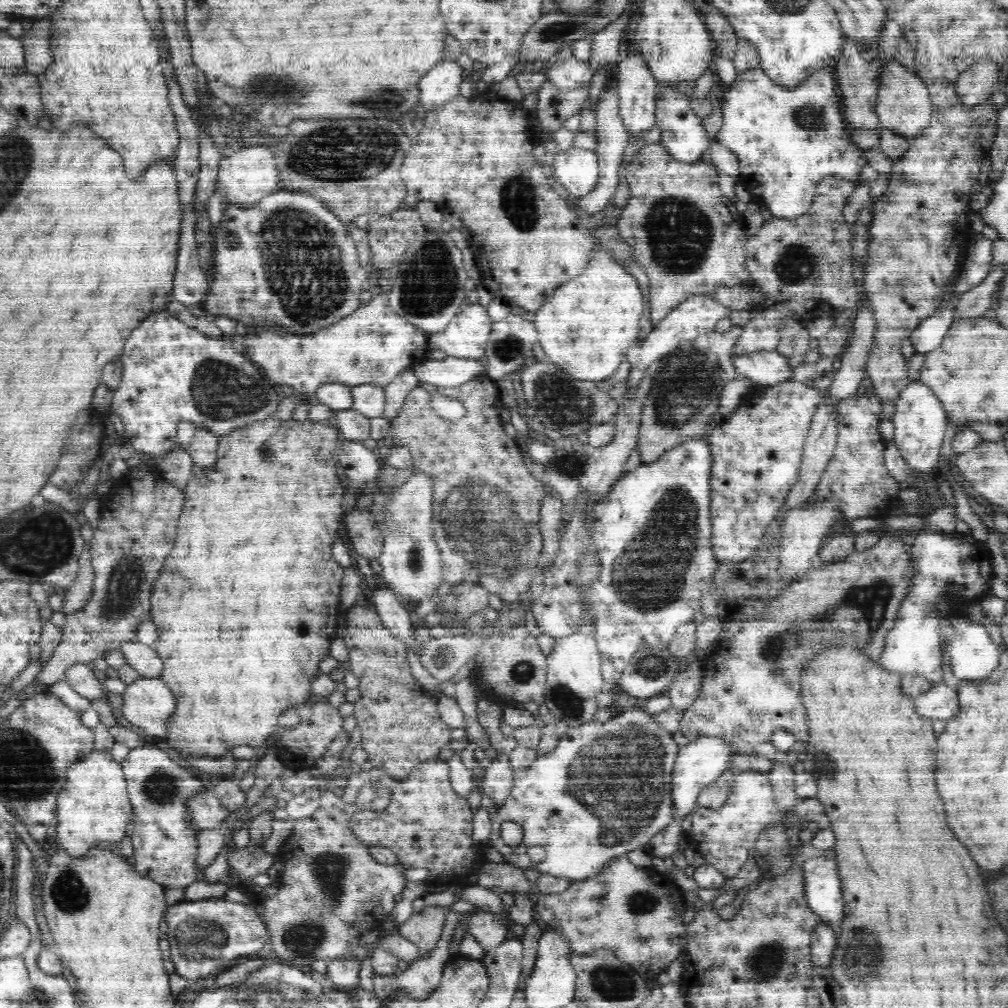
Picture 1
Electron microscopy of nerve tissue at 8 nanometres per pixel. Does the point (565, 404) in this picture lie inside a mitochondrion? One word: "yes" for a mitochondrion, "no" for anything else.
yes

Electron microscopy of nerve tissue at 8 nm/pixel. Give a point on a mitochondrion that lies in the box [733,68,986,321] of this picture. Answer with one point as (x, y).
(796, 264)

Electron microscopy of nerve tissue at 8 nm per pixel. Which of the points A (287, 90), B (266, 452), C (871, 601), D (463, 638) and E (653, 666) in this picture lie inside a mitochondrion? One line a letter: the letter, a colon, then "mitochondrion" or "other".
A: mitochondrion
B: mitochondrion
C: mitochondrion
D: other
E: mitochondrion

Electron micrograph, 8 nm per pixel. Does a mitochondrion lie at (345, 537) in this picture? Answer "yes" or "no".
no

